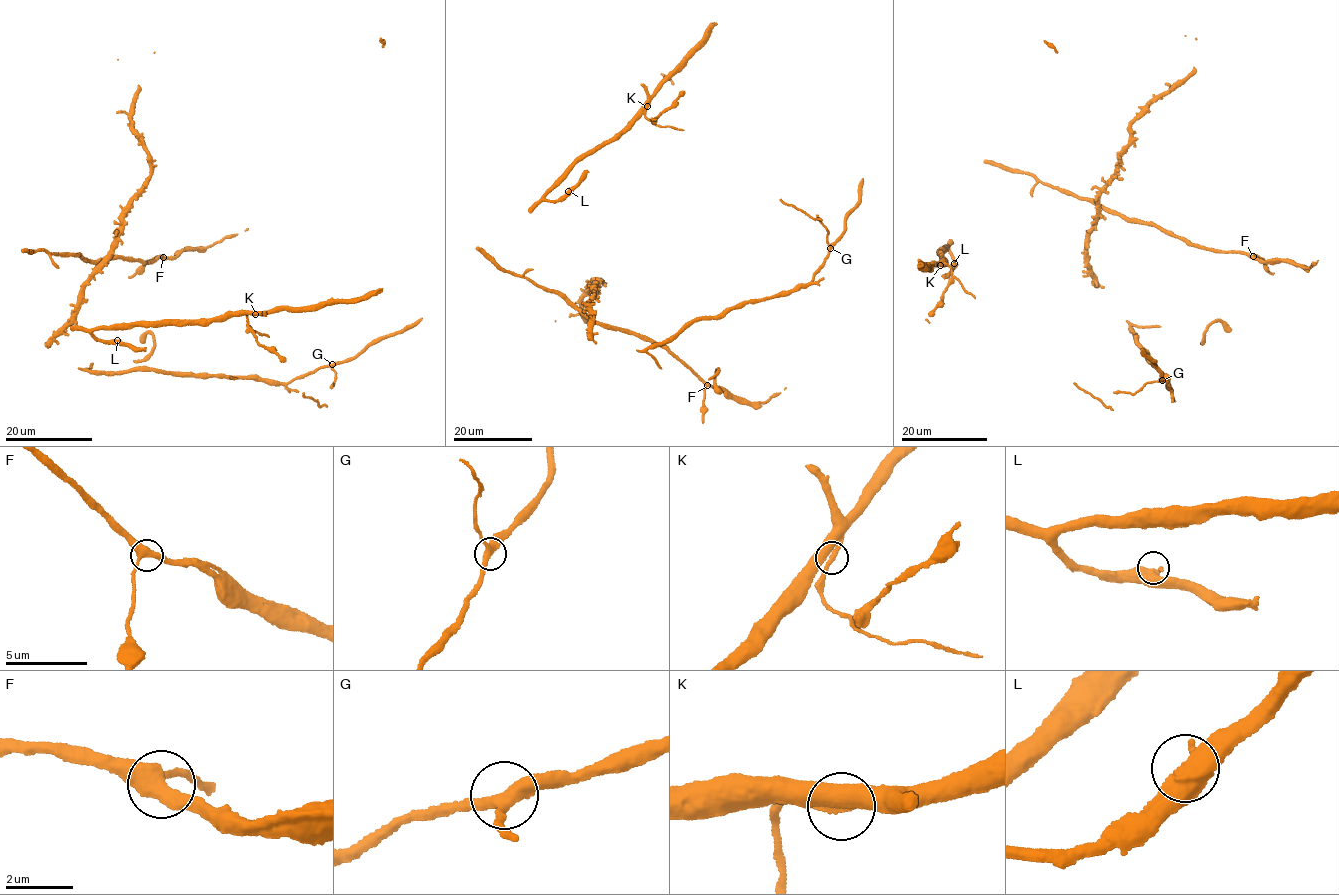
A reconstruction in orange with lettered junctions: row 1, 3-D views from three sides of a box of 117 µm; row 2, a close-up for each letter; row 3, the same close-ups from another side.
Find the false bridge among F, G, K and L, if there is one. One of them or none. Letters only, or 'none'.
none

